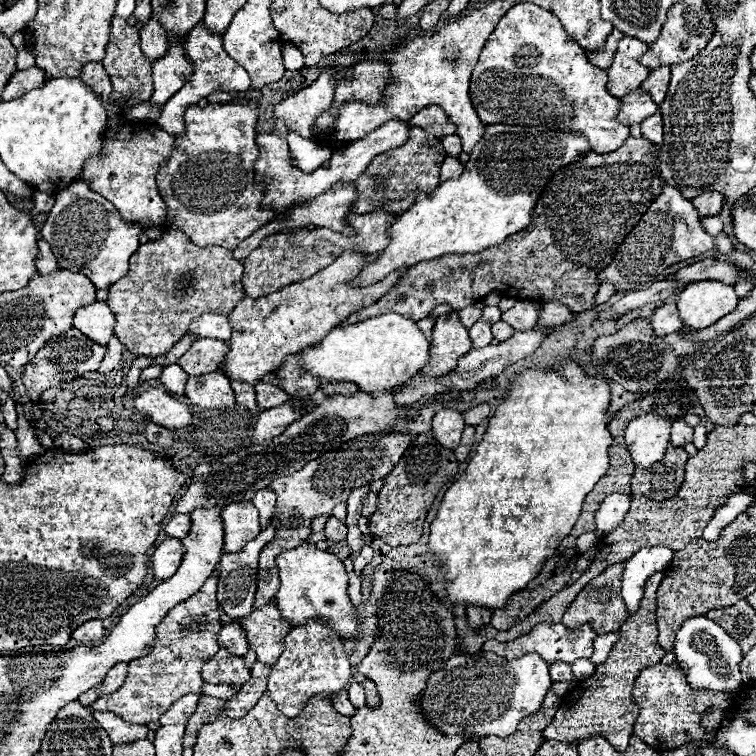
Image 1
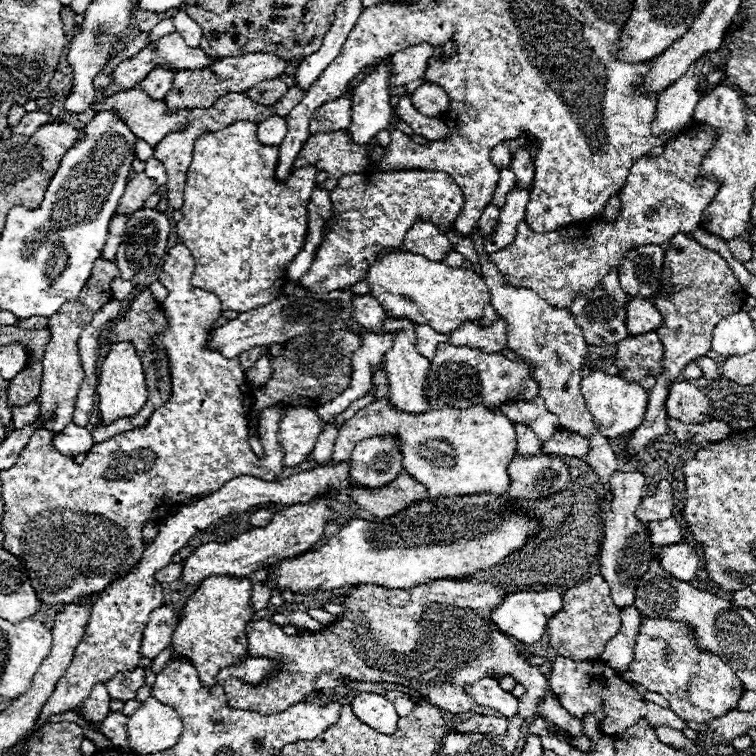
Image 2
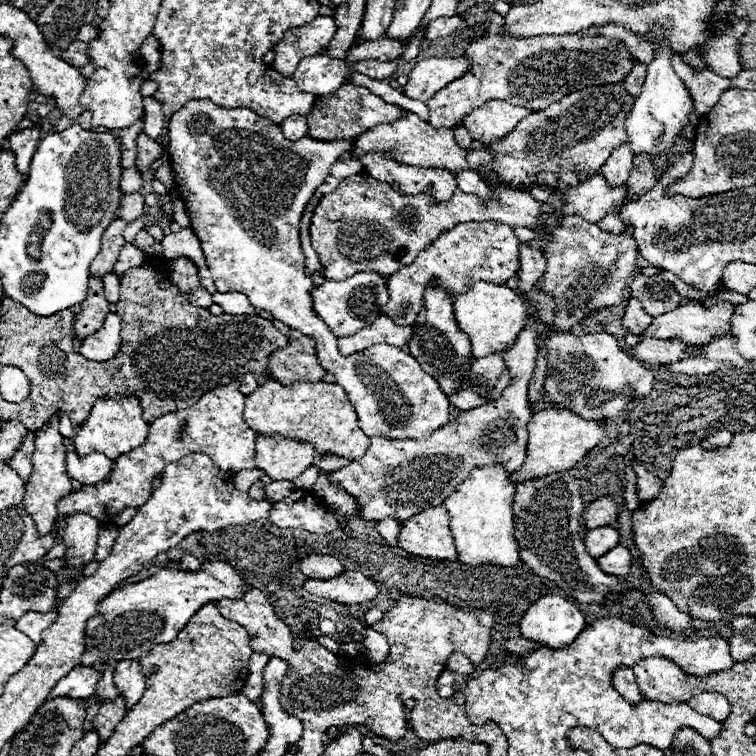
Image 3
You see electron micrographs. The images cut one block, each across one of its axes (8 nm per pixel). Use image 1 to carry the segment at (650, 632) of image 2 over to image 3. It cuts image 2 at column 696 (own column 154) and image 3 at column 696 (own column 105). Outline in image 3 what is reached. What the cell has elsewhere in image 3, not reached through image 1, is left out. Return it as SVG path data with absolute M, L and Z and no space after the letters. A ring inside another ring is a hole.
M716 692L698 694L698 696L690 698L686 704L690 708L694 708L696 712L700 712L704 716L710 716L718 722L724 722L730 716L730 702L722 694L716 694Z

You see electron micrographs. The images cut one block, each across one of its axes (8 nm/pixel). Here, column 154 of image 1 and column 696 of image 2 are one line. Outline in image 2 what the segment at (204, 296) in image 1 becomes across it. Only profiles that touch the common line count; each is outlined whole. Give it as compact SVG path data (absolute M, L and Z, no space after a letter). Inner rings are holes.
M678 232L670 240L670 248L664 252L664 268L660 276L660 290L650 300L662 312L662 326L656 330L662 346L664 346L664 360L662 360L662 374L656 378L654 388L650 390L648 408L644 422L632 432L632 440L626 446L626 458L642 452L646 444L650 444L660 434L668 432L666 424L666 398L670 384L674 384L688 362L706 354L712 342L714 326L724 320L726 316L740 312L746 302L746 290L734 278L728 262L714 250L702 248L690 234Z

